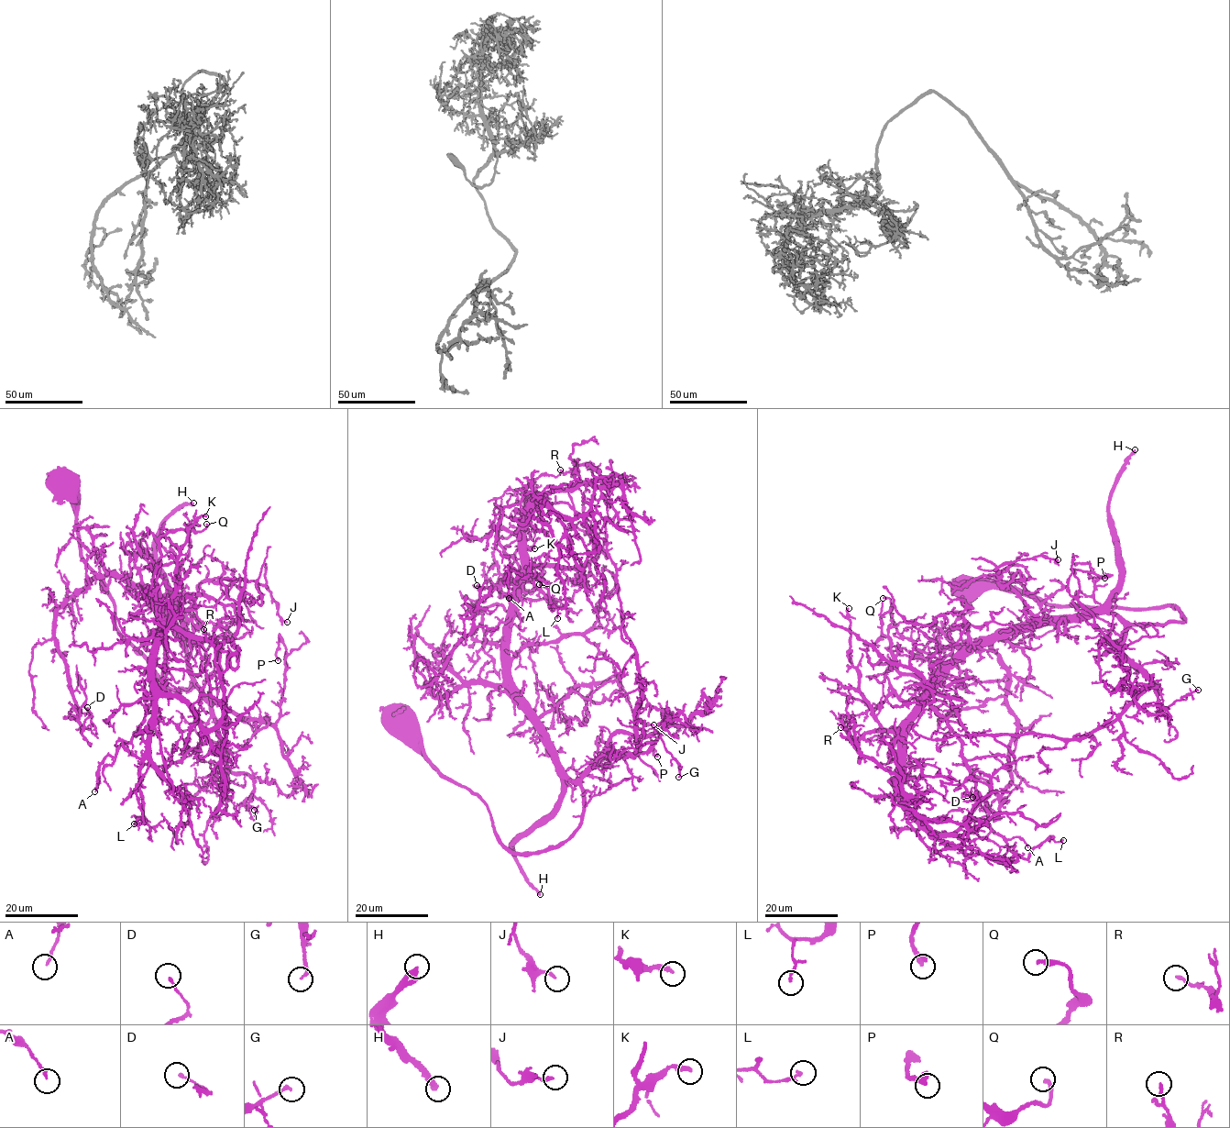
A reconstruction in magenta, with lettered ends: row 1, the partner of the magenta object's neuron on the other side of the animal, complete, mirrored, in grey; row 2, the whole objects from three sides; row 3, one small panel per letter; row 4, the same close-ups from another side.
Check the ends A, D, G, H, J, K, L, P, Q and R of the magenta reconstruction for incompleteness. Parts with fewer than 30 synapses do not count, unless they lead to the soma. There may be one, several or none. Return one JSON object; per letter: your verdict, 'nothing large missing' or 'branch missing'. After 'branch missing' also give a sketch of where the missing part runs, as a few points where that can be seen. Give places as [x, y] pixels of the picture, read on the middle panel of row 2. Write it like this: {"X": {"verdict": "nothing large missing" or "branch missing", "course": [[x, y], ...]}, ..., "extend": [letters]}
{"A": {"verdict": "nothing large missing"}, "D": {"verdict": "nothing large missing"}, "G": {"verdict": "nothing large missing"}, "H": {"verdict": "branch missing"}, "J": {"verdict": "nothing large missing"}, "K": {"verdict": "nothing large missing"}, "L": {"verdict": "nothing large missing"}, "P": {"verdict": "nothing large missing"}, "Q": {"verdict": "nothing large missing"}, "R": {"verdict": "nothing large missing"}, "extend": ["H"]}

